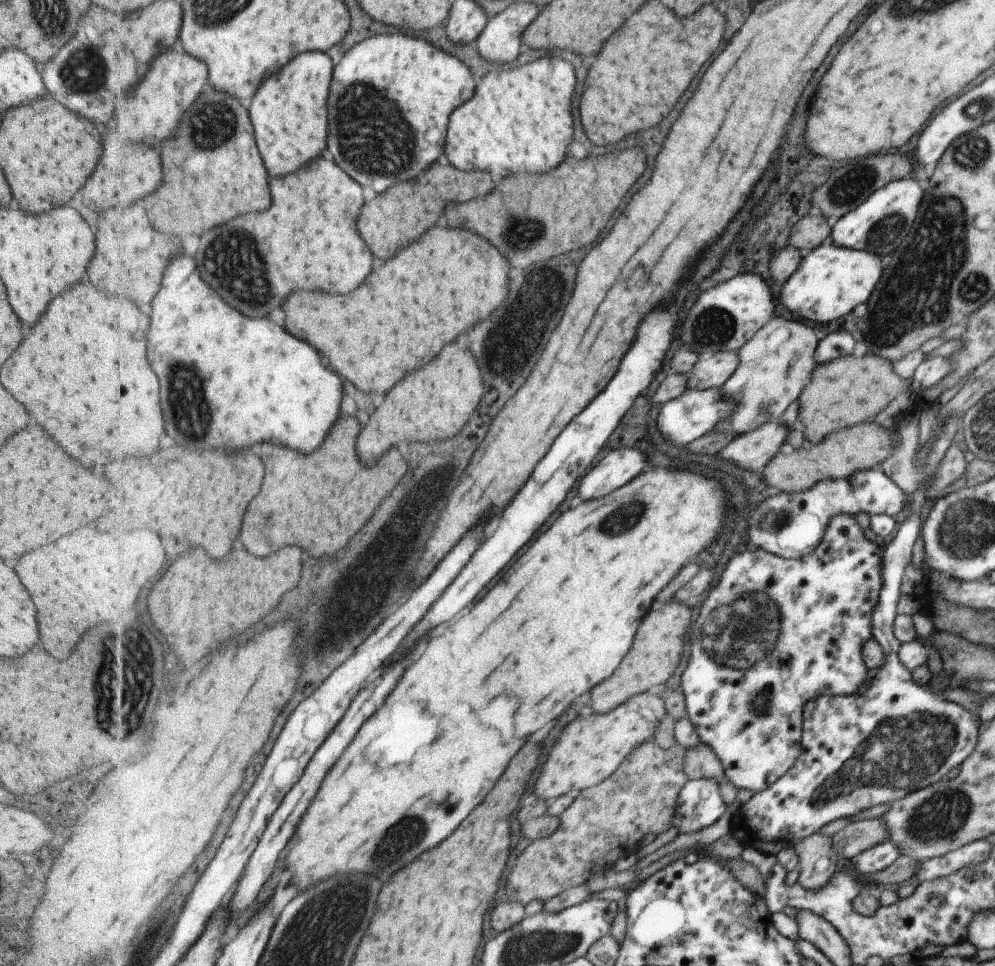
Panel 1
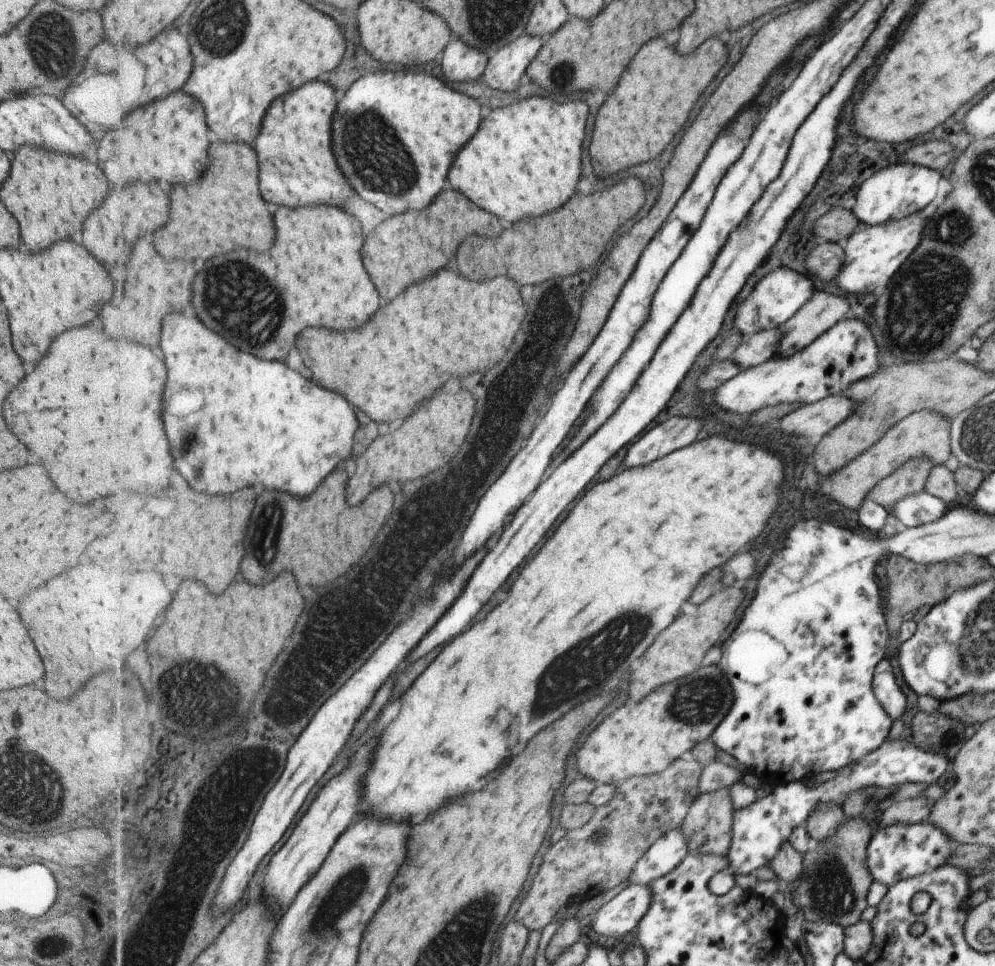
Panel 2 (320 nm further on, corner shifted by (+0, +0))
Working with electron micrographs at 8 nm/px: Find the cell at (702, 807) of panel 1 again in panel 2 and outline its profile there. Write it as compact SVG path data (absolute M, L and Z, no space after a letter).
M681 829L663 835L634 866L629 885L650 884L670 875L689 853L687 841Z

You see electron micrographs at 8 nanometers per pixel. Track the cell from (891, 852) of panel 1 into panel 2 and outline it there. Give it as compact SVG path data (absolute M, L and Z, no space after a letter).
M927 821L913 824L895 823L878 827L875 833L870 835L866 846L865 864L872 880L889 888L902 880L947 865L955 846L957 844L952 842L943 829Z

